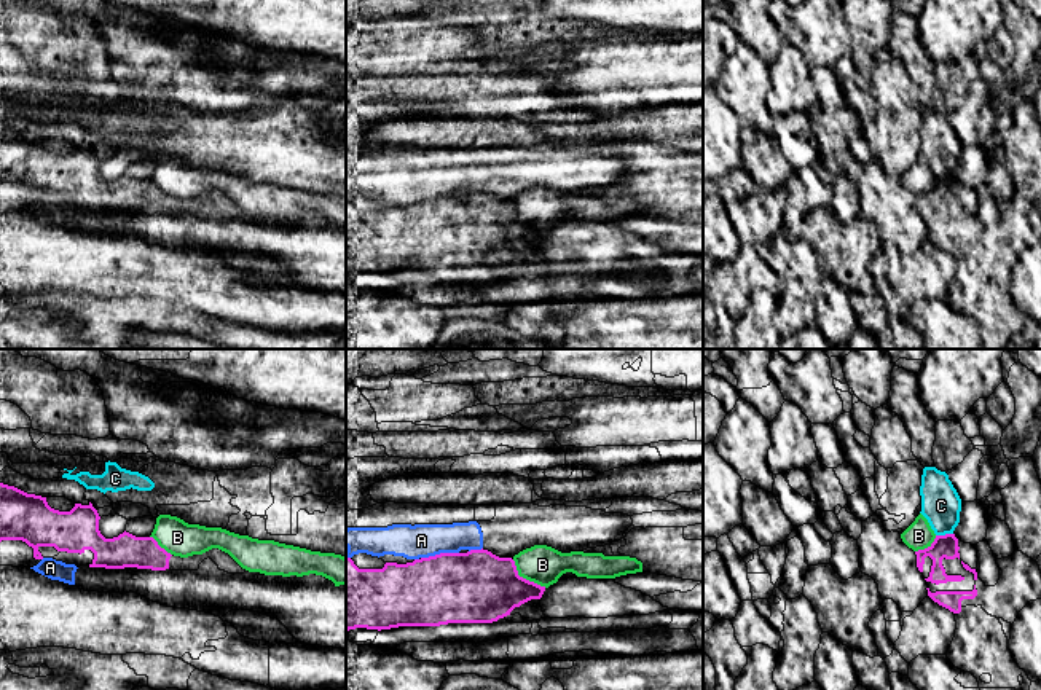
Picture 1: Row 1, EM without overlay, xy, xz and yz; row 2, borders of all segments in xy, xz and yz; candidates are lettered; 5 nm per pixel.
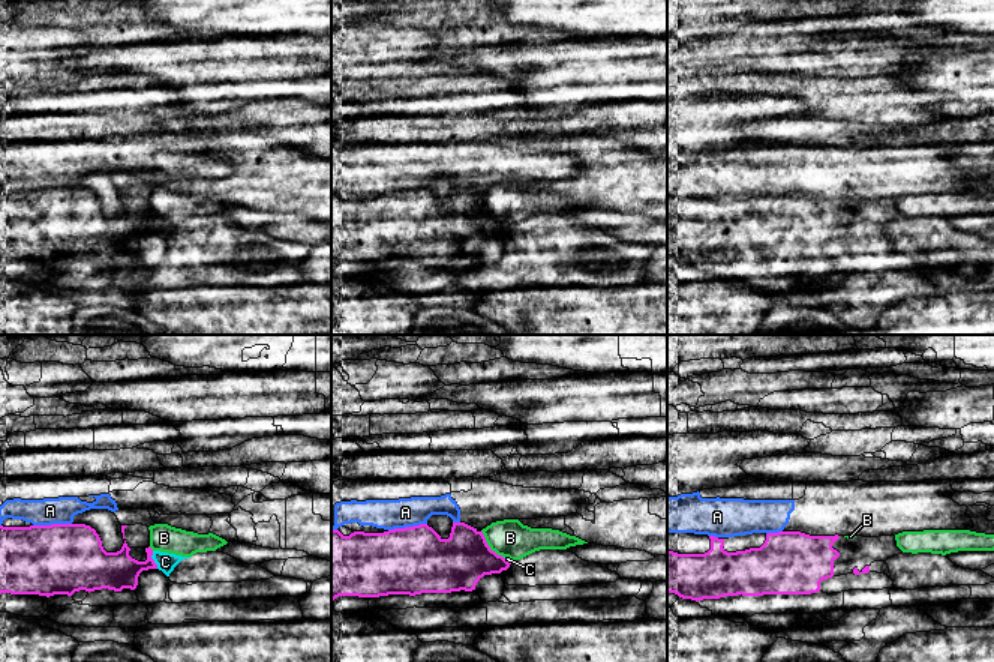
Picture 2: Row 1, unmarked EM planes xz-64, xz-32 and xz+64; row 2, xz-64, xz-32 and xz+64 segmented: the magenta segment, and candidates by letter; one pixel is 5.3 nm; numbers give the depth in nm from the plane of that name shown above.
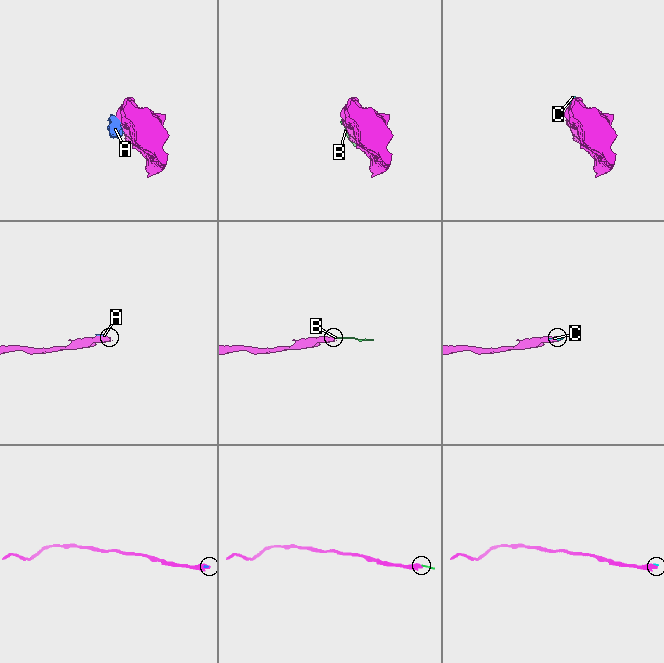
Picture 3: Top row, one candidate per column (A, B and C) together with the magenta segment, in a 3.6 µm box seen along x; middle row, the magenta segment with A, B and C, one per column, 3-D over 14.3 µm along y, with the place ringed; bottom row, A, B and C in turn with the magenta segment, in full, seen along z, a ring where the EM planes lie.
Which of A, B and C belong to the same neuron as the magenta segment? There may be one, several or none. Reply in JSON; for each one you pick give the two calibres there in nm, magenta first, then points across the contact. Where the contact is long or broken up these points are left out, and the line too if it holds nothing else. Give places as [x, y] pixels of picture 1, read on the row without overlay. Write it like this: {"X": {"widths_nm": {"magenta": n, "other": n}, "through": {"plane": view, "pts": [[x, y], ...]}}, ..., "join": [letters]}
{"join": []}

